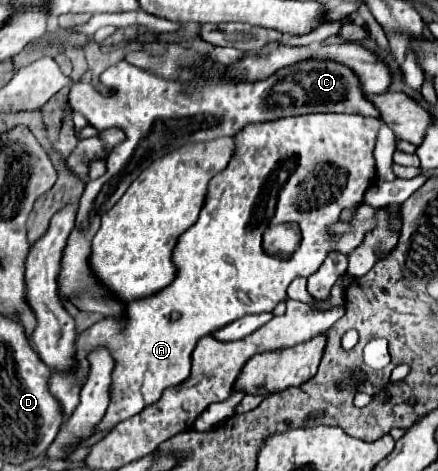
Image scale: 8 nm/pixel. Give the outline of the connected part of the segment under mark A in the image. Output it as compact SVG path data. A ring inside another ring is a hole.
M339 113L285 117L245 127L245 131L237 135L237 155L233 157L233 163L229 163L229 167L221 171L213 183L209 183L209 195L197 223L189 227L189 231L185 231L177 241L177 247L173 251L173 263L177 267L175 281L151 297L131 301L127 305L125 319L101 319L85 333L81 333L77 339L75 357L77 369L67 375L51 375L51 391L59 399L63 413L71 415L79 403L81 387L77 381L81 377L87 377L89 363L85 355L89 349L97 345L109 347L115 359L111 403L103 421L97 425L97 431L103 431L157 403L167 387L183 383L189 377L191 351L203 335L209 335L209 331L217 331L217 327L225 327L225 323L231 323L243 315L273 311L277 303L287 299L287 287L295 277L313 275L331 251L343 255L355 251L363 243L365 235L377 227L377 209L365 203L365 191L377 179L373 149L377 143L379 127L379 119ZM345 207L353 209L353 219L349 219L351 229L343 235L333 235L329 227L341 221L341 211ZM279 223L297 223L301 229L301 243L297 251L287 259L267 255L261 247L263 231ZM171 313L179 313L181 317L177 321L171 321Z

